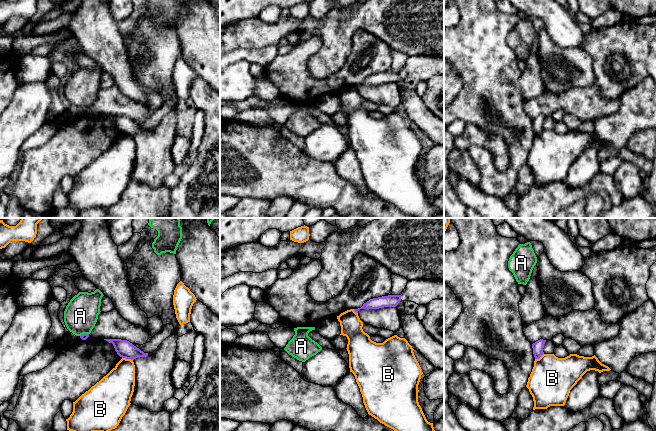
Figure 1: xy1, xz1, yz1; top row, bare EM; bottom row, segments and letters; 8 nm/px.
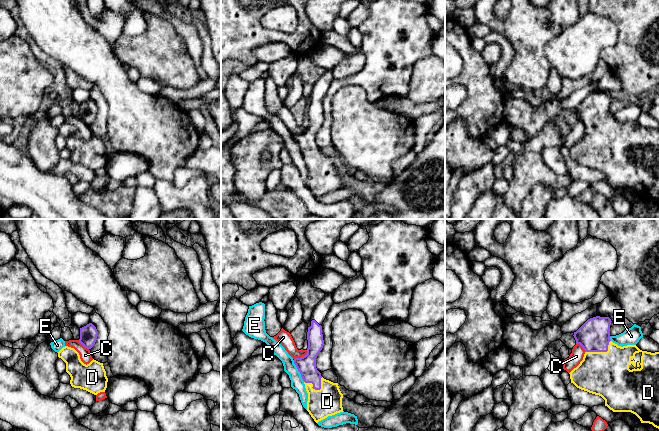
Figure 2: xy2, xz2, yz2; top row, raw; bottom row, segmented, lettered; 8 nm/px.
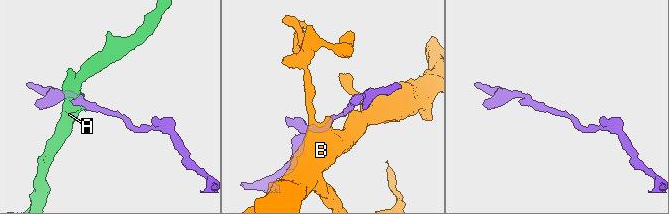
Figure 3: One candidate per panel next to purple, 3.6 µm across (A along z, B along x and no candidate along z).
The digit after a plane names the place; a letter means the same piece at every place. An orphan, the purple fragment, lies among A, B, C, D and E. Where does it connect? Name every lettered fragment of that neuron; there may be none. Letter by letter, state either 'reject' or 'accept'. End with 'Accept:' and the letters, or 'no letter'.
A: reject
B: reject
C: reject
D: accept
E: reject
Accept: D

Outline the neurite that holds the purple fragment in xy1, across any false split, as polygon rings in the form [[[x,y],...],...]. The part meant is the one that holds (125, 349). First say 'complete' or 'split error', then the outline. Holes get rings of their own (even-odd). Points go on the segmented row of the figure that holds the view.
complete; [[[104,339],[104,340],[108,341],[109,343],[112,343],[115,348],[115,351],[122,358],[134,360],[138,357],[148,356],[148,353],[144,353],[127,340],[121,339]]]

